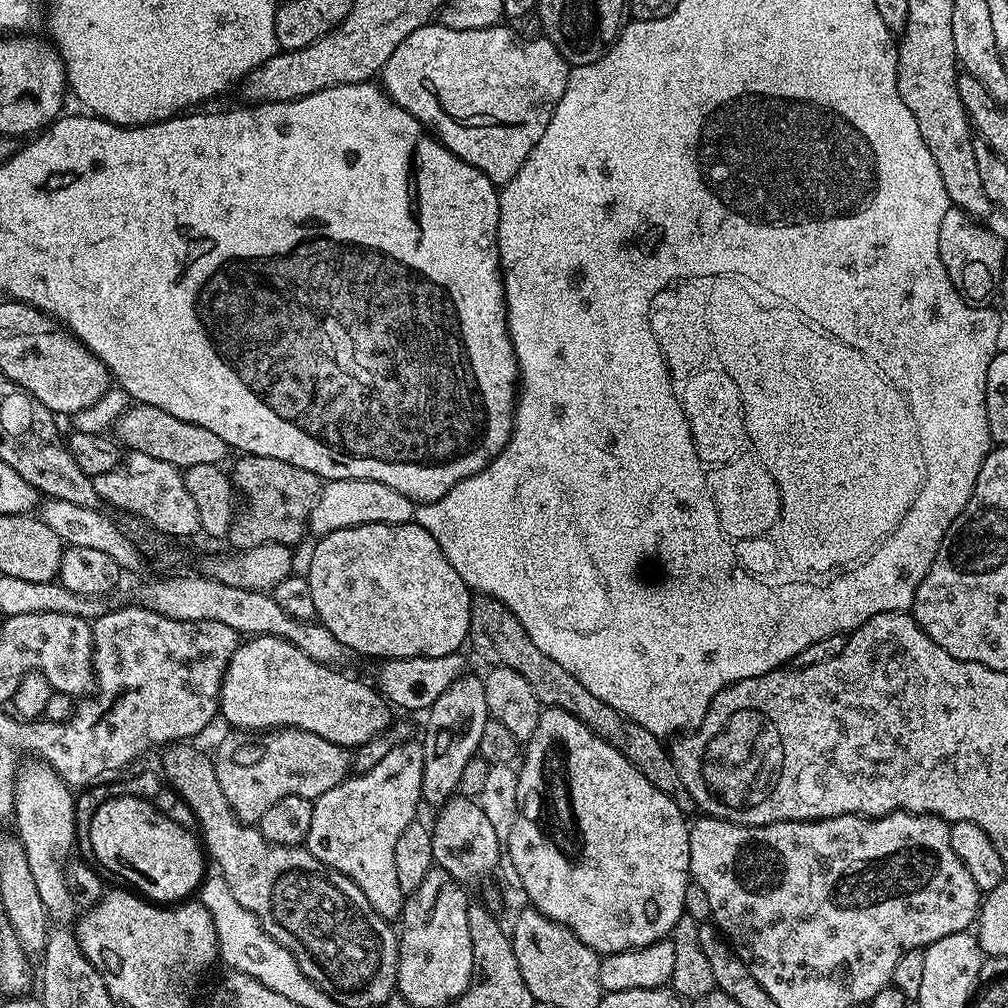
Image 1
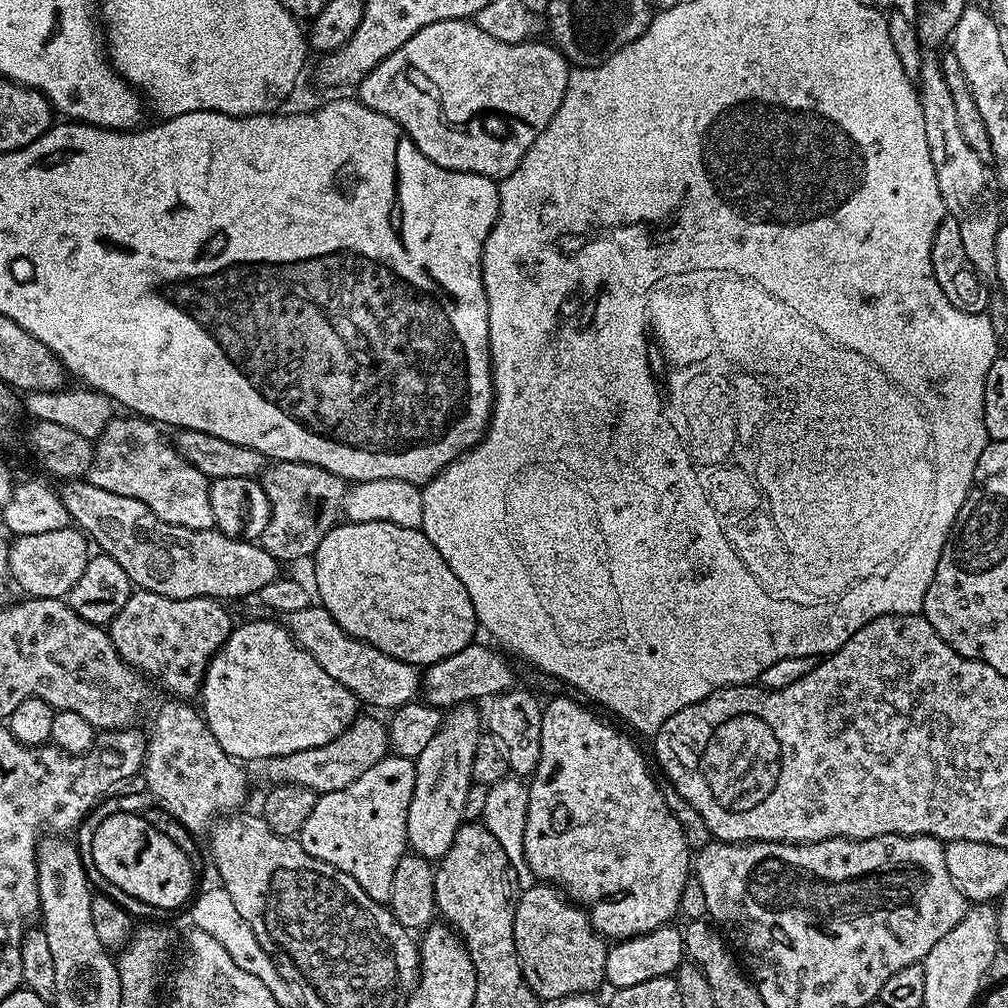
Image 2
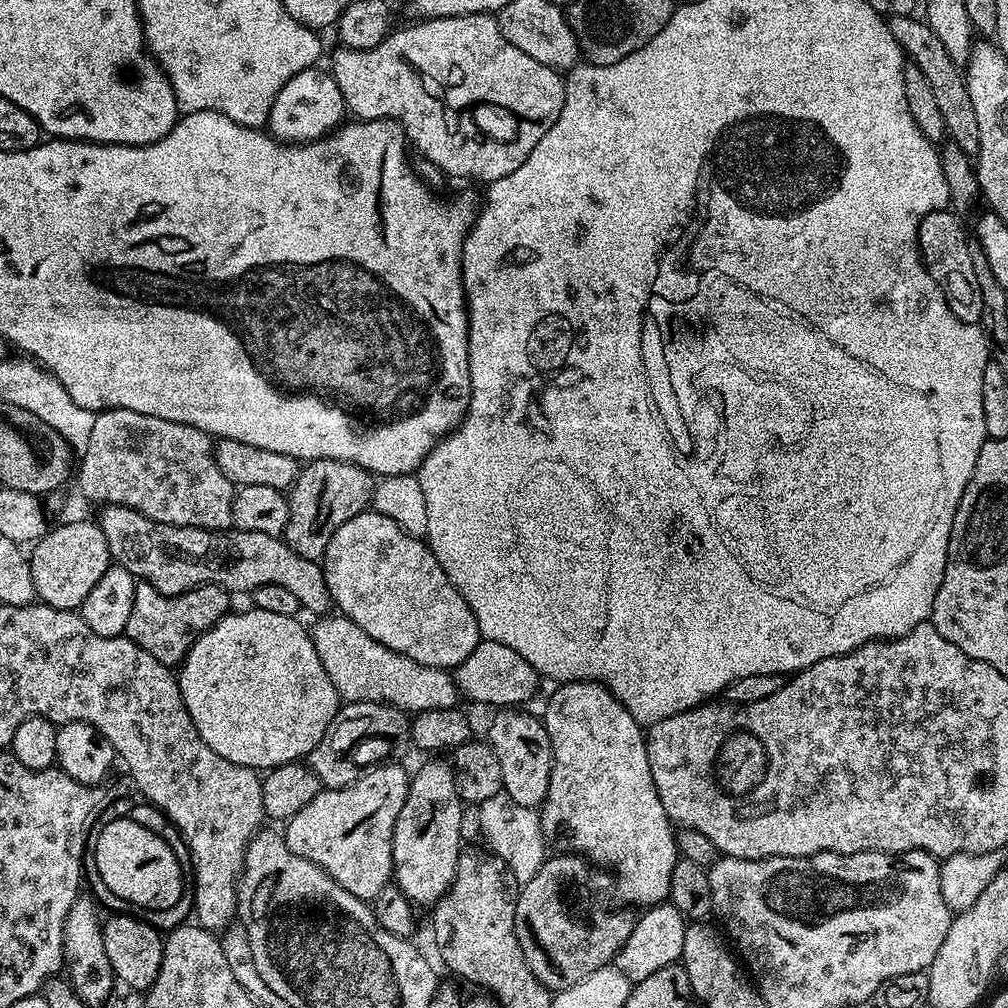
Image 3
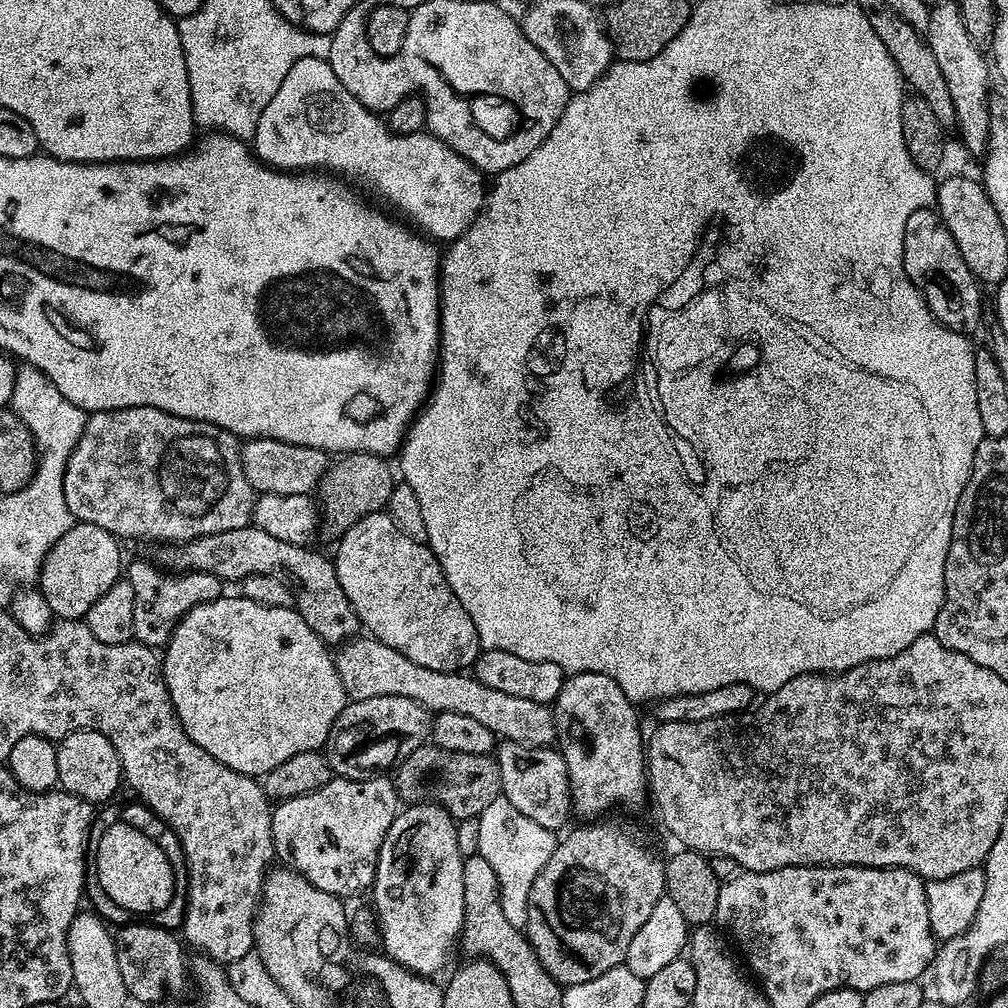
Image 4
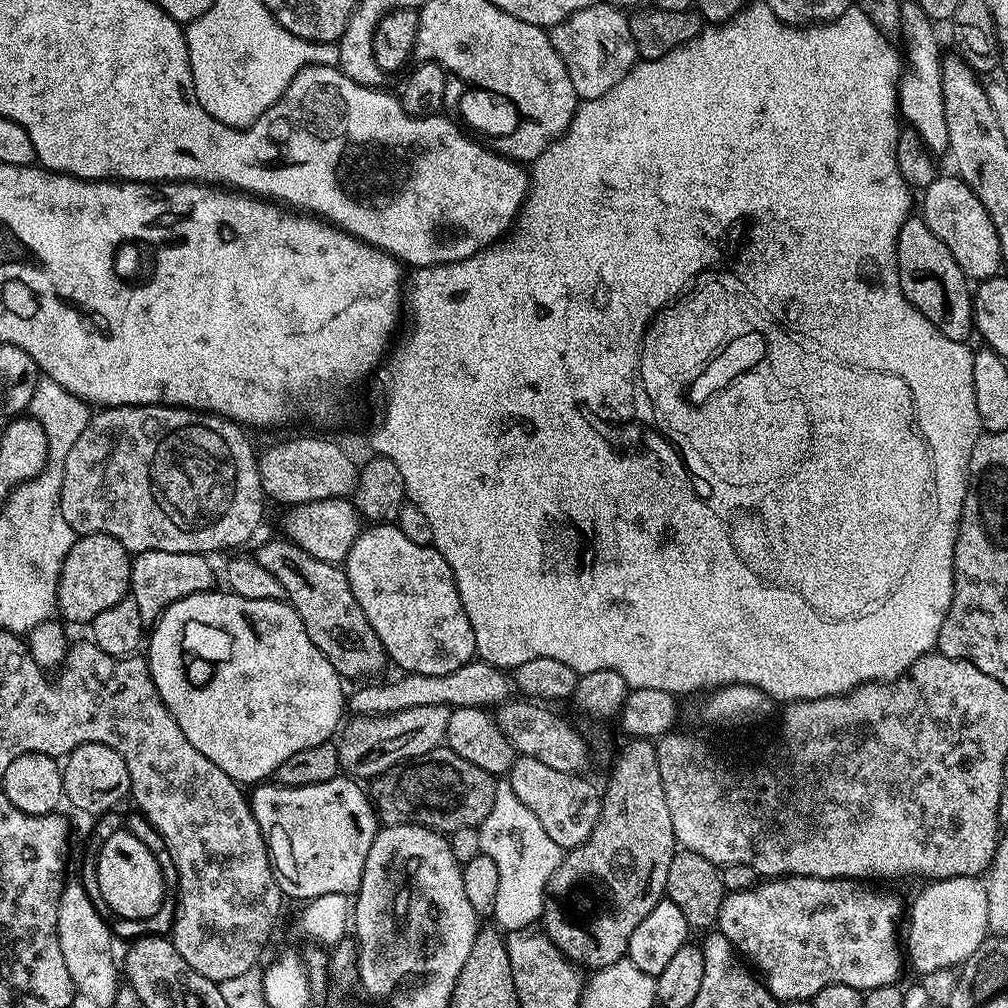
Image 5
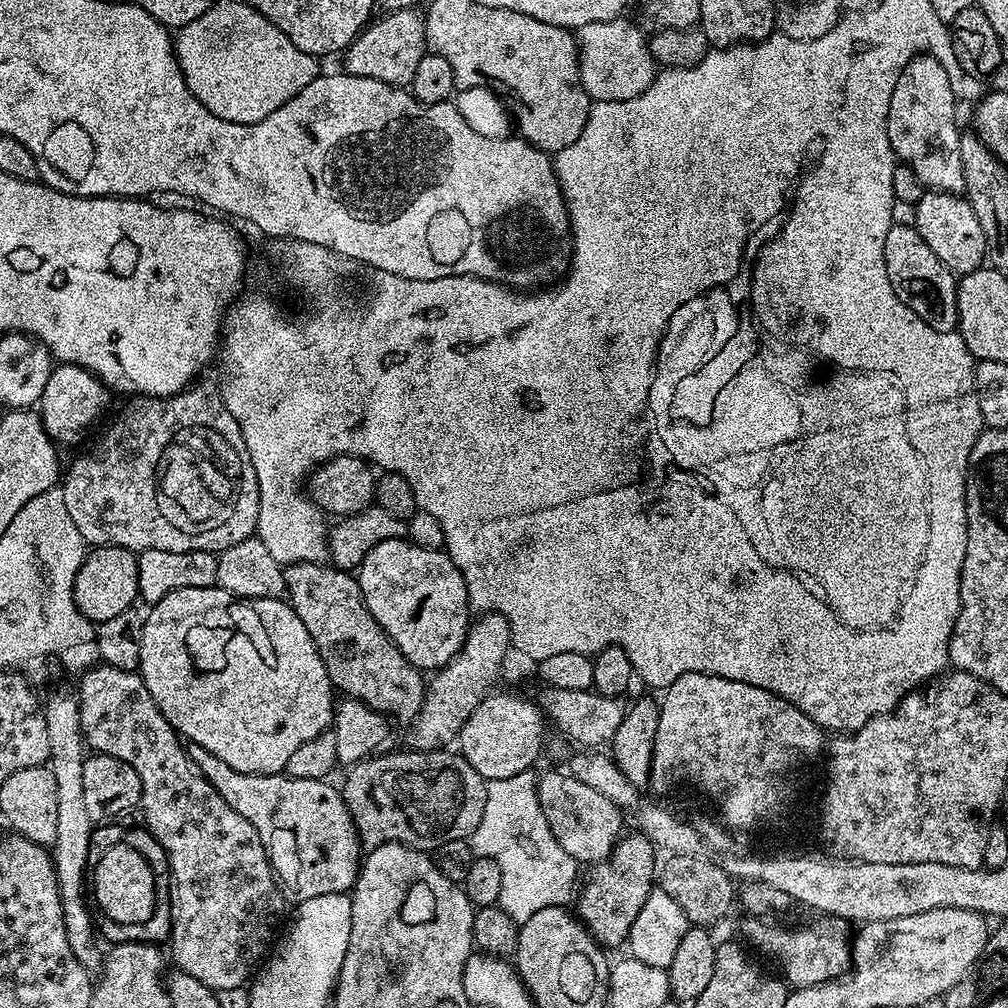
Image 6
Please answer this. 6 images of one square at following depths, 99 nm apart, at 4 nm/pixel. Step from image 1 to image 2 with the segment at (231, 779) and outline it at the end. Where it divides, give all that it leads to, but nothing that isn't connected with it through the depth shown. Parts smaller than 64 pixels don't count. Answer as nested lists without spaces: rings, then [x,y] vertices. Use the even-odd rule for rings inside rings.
[[[360,714],[352,721],[352,727],[338,734],[334,742],[326,746],[314,746],[310,750],[298,750],[298,754],[272,756],[263,768],[265,774],[272,779],[273,785],[297,784],[306,786],[317,794],[323,794],[350,786],[354,778],[362,778],[362,774],[370,770],[370,766],[382,762],[389,752],[388,729],[385,721]]]

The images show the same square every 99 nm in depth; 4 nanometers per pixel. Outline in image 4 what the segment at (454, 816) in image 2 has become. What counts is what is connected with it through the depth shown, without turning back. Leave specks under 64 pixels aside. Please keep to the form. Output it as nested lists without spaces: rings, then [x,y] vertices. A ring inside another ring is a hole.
[[[431,802],[409,804],[397,811],[390,830],[386,830],[382,850],[378,854],[376,877],[370,889],[370,904],[375,909],[379,924],[383,955],[425,978],[435,977],[435,972],[447,962],[448,951],[457,947],[464,925],[462,870],[466,857],[459,852],[456,827],[457,821],[452,819],[451,814]]]

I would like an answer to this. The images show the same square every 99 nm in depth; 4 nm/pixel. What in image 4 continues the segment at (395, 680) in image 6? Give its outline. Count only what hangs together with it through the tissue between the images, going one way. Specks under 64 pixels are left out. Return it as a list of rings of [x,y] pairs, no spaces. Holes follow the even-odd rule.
[[[249,526],[183,542],[164,542],[157,548],[160,549],[154,555],[155,563],[174,573],[205,572],[225,582],[239,582],[250,574],[279,576],[290,590],[292,603],[306,626],[329,646],[339,646],[353,639],[359,633],[356,631],[361,631],[356,611],[342,590],[342,582],[338,582],[335,563],[320,552],[311,552],[311,547],[282,542],[282,538],[266,534],[266,530]]]

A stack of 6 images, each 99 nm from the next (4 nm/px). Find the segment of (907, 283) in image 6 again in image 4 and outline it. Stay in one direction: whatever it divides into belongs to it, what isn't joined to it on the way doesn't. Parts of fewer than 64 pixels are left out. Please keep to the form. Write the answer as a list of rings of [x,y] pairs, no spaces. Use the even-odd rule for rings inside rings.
[[[935,207],[914,210],[914,214],[906,218],[904,269],[942,326],[966,337],[979,330],[982,285],[970,266],[966,266],[966,258],[962,258],[962,250],[958,250],[954,234],[950,234]]]

